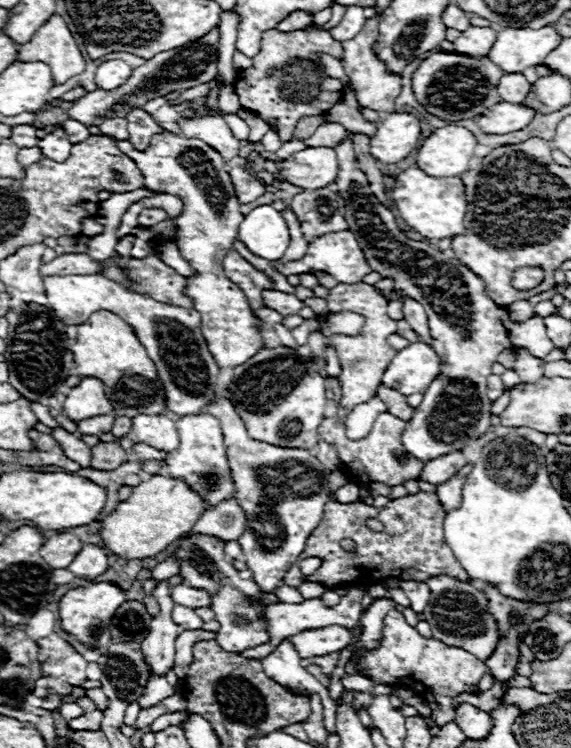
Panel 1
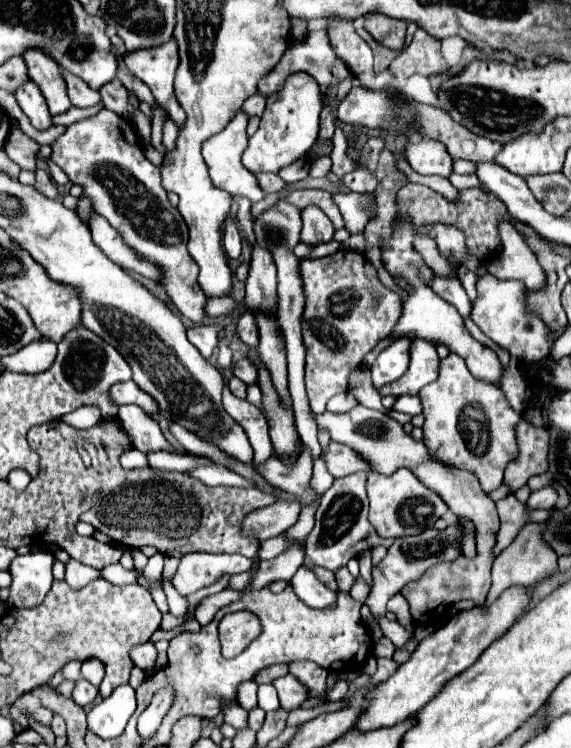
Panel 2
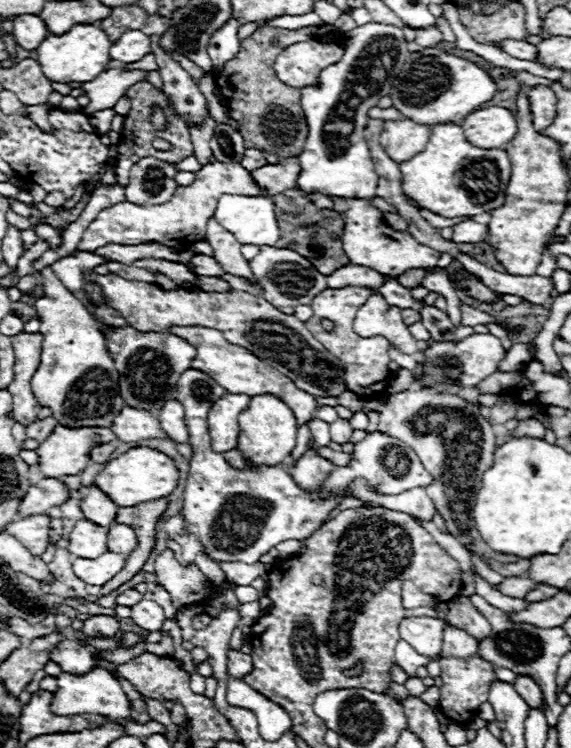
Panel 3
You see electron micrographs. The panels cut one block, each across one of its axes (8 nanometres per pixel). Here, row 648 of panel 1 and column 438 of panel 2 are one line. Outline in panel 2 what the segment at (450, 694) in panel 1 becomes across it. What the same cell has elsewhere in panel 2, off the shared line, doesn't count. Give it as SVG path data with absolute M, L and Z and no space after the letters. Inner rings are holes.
M450 352L440 362L438 378L420 390L420 398L426 418L422 440L432 460L472 472L480 480L484 492L496 490L502 484L506 464L518 454L516 424L522 420L522 414L510 408L504 392L476 380L464 360Z

